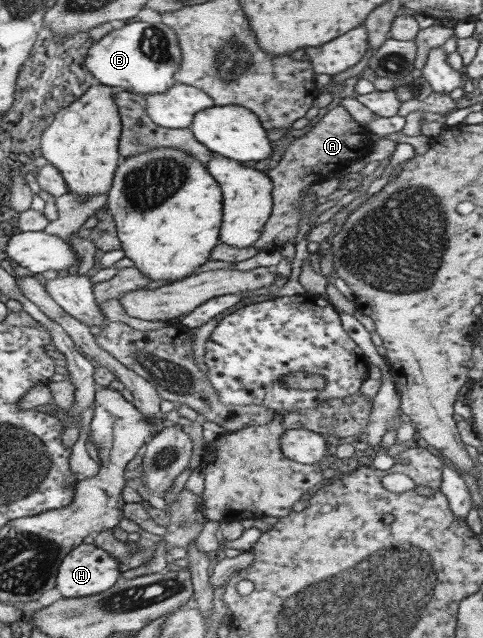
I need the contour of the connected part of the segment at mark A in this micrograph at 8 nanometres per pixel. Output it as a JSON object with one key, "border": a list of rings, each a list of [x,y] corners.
{"border":[[[341,105],[329,109],[309,131],[291,141],[278,164],[267,173],[272,182],[271,214],[263,224],[259,238],[251,246],[261,251],[274,251],[279,250],[285,242],[295,244],[305,228],[304,219],[317,211],[318,196],[305,193],[307,188],[333,177],[335,172],[369,154],[373,143],[372,134],[355,122]]]}

